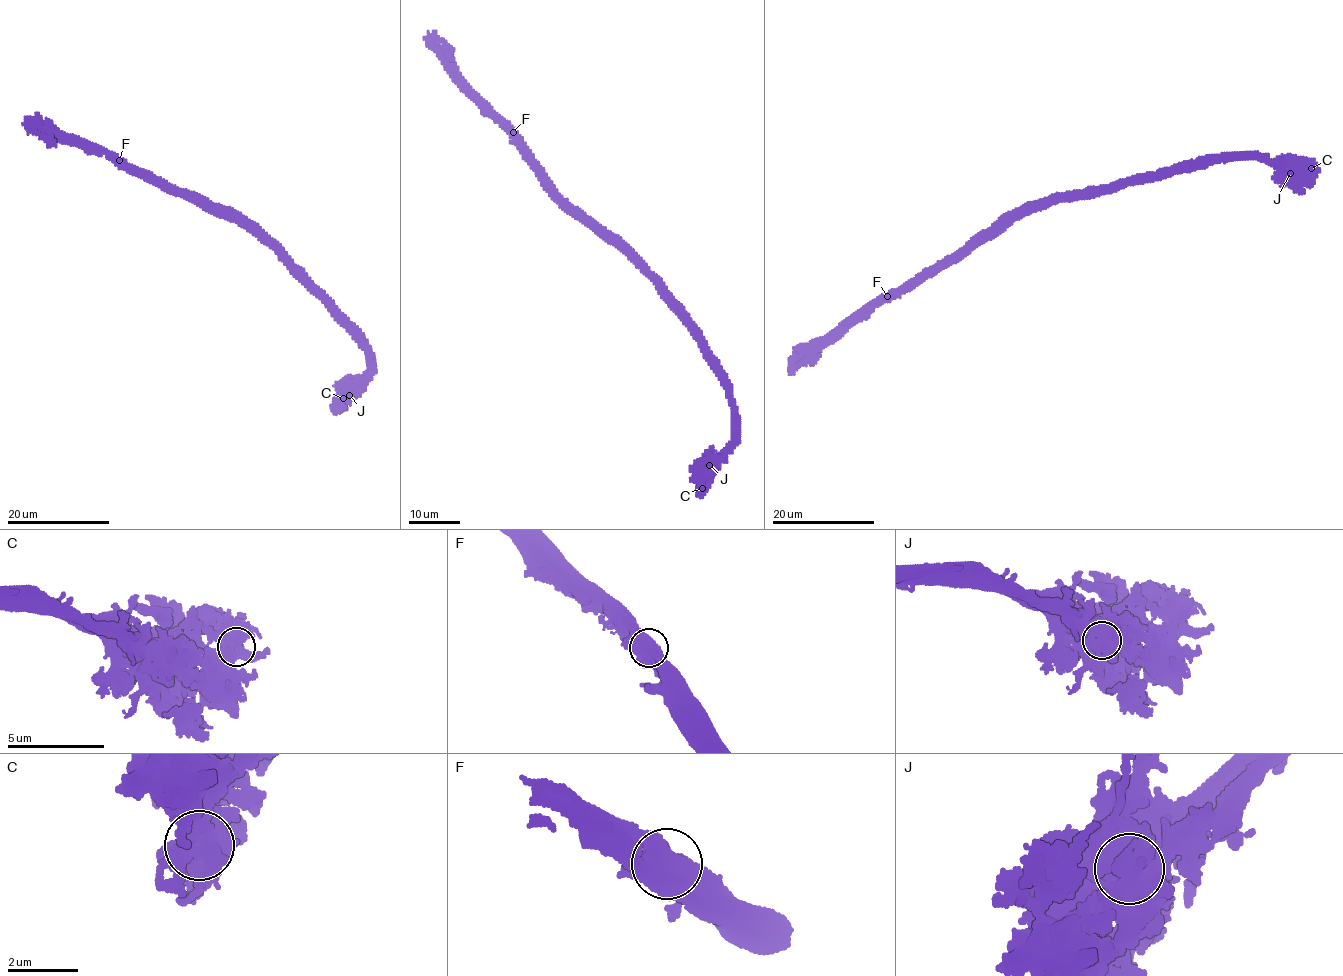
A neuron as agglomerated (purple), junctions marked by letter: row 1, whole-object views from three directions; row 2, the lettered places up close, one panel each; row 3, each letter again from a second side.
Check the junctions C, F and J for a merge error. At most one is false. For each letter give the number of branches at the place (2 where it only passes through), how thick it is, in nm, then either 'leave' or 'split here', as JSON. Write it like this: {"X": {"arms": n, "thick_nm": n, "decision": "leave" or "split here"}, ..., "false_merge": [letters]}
{"C": {"arms": 3, "thick_nm": 600, "decision": "leave"}, "F": {"arms": 3, "thick_nm": 750, "decision": "leave"}, "J": {"arms": 3, "thick_nm": 700, "decision": "leave"}, "false_merge": []}

